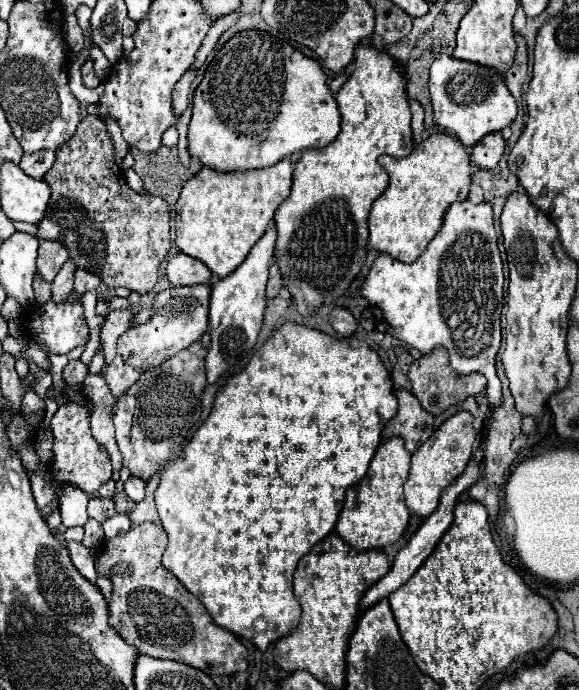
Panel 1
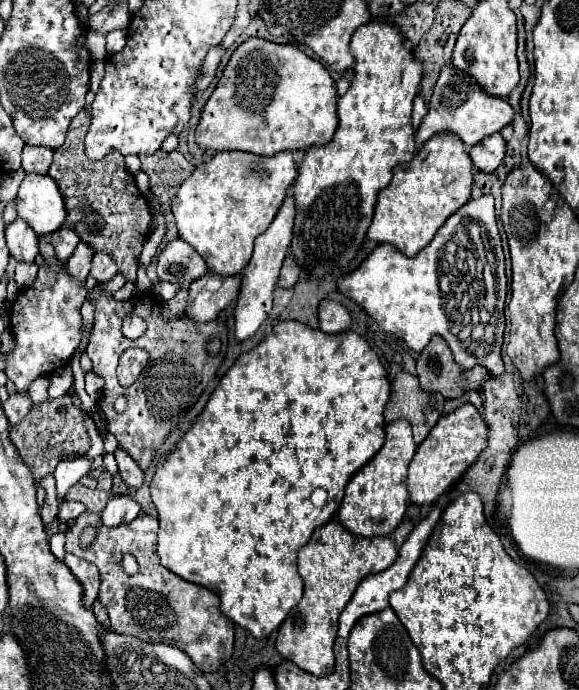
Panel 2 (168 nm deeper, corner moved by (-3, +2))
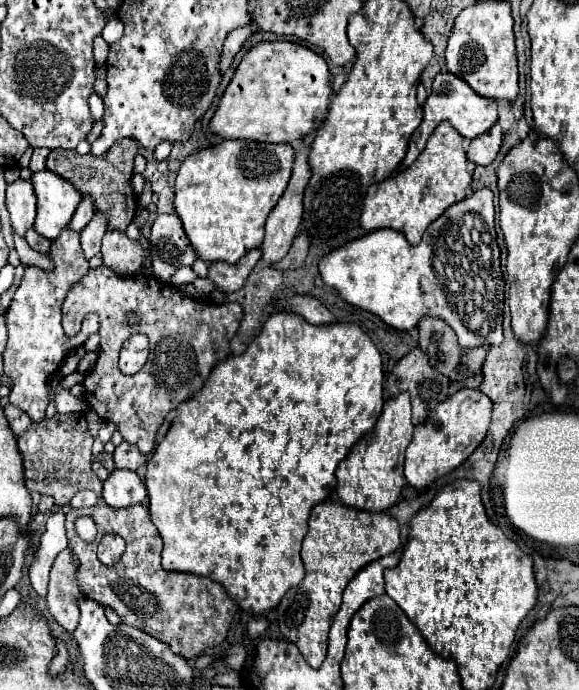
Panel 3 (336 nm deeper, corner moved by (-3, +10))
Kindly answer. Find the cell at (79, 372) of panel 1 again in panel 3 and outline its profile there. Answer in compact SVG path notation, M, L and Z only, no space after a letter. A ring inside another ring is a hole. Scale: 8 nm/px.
M56 413L52 419L44 417L32 423L30 429L20 433L18 449L24 457L24 475L28 491L54 497L56 505L66 505L70 497L82 489L90 489L96 495L102 493L102 481L92 473L92 443L94 437L88 431L82 413Z

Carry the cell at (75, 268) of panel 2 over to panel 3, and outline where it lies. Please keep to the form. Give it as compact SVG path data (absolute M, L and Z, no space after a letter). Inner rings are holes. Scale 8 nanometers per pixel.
M94 215L92 221L84 227L84 231L80 233L80 241L82 241L82 251L86 255L86 259L92 259L94 255L100 253L100 241L106 233L106 219L100 215Z

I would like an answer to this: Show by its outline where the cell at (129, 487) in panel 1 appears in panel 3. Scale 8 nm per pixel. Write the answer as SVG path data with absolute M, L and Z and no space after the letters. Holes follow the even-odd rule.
M122 441L114 451L114 463L116 463L118 469L138 471L146 463L146 457L136 449L136 445Z

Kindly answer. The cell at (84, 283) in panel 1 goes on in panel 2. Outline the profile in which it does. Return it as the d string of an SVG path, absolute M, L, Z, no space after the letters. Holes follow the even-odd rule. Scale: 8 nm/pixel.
M96 253L96 255L94 255L90 275L92 275L98 283L110 281L116 273L118 273L118 267L116 267L116 261L112 259L112 255L108 255L108 253Z

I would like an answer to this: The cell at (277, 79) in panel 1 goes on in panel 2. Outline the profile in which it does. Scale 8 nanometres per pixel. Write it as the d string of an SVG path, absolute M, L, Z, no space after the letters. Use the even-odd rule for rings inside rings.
M264 39L244 41L228 61L224 75L208 99L196 127L196 143L214 151L250 151L254 155L276 155L280 151L326 145L338 127L336 87L326 67L310 59L294 45L278 45Z

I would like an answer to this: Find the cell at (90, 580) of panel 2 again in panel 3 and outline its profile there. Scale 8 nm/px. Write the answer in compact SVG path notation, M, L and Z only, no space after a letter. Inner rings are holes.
M64 549L50 571L50 585L48 585L48 611L52 617L66 629L74 631L80 619L80 585L76 585L76 569L78 561L70 549Z

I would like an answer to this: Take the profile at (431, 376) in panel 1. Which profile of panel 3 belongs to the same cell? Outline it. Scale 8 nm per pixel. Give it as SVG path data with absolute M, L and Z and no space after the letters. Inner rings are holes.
M424 317L418 323L418 331L418 347L428 355L430 365L450 381L464 381L482 369L486 349L462 349L456 341L456 333L442 319Z

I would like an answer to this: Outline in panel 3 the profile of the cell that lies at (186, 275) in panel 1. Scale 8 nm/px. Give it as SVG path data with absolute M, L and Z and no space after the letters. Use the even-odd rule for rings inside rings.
M158 215L150 235L152 275L166 281L176 269L192 265L196 253L182 229L178 215Z

